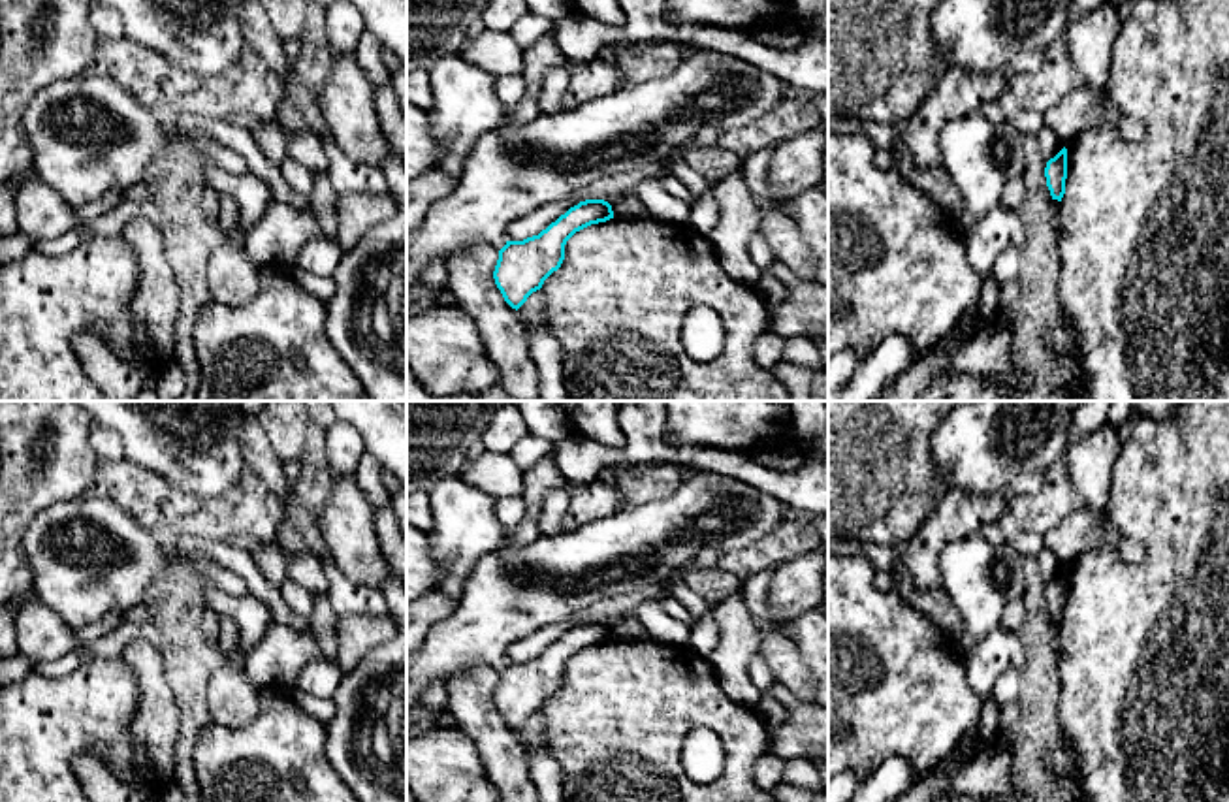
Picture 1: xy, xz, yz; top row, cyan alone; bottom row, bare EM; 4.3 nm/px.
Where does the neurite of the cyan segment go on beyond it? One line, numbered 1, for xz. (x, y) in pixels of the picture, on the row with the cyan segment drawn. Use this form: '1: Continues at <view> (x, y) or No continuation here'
1: No continuation here

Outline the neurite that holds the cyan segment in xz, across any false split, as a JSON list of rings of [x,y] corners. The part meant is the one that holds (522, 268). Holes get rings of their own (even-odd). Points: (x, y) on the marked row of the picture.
[[[585,200],[570,207],[538,235],[506,241],[493,271],[497,288],[512,309],[540,290],[544,281],[561,267],[567,241],[580,230],[614,218],[604,200]]]

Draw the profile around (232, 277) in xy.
[[[220,243],[205,267],[211,299],[230,307],[250,303],[260,288],[260,267],[247,256],[243,245]]]

